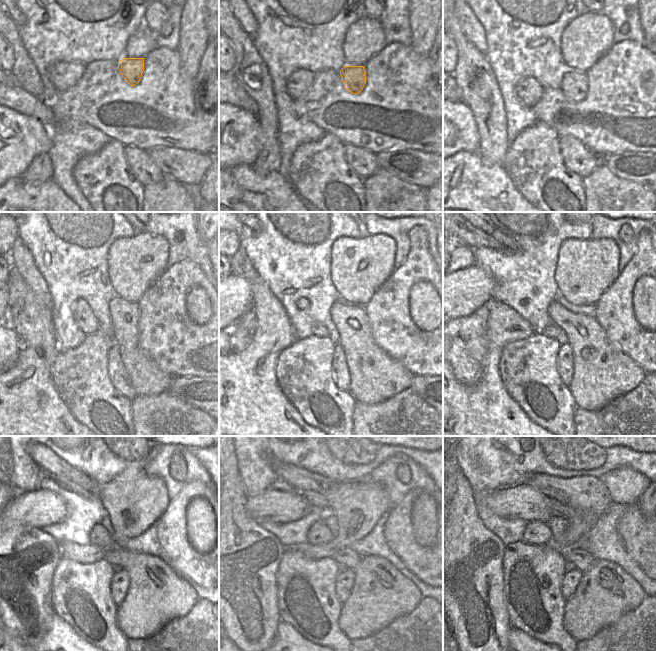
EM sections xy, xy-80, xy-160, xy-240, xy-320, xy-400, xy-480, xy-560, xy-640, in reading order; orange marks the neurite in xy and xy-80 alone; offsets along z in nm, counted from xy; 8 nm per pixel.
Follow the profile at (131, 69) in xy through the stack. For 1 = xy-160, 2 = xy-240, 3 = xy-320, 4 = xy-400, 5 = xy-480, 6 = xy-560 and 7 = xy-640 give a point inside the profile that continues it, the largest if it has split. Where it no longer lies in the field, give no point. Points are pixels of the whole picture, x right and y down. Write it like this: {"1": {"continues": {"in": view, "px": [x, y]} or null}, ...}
{"1": {"continues": {"in": "xy-160", "px": [574, 86]}}, "2": {"continues": {"in": "xy-240", "px": [146, 378]}}, "3": {"continues": {"in": "xy-320", "px": [374, 377]}}, "4": {"continues": {"in": "xy-400", "px": [602, 373]}}, "5": {"continues": {"in": "xy-480", "px": [156, 595]}}, "6": {"continues": {"in": "xy-560", "px": [380, 594]}}, "7": {"continues": {"in": "xy-640", "px": [606, 592]}}}

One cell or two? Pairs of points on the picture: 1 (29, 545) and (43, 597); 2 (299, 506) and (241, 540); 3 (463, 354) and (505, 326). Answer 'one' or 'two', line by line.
1: one
2: two
3: two

